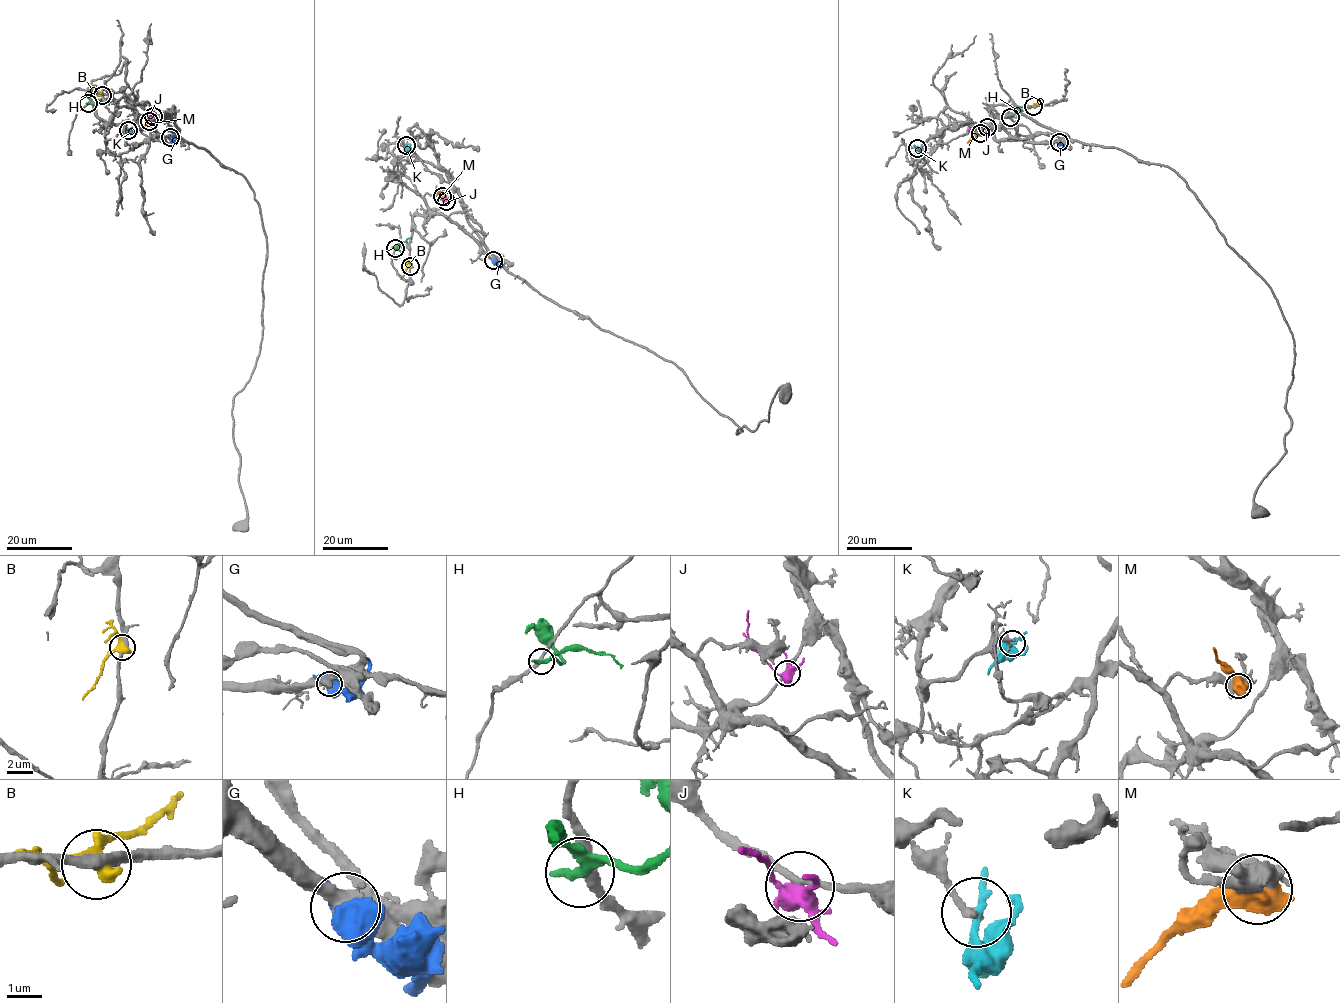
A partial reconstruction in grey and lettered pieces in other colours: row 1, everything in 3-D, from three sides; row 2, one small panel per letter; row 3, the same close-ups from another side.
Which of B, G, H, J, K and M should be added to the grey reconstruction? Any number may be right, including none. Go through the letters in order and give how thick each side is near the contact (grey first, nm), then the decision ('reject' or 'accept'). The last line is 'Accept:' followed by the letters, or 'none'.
B: 320/360 nm | reject
G: 480/460 nm | reject
H: 280/280 nm | reject
J: 190/400 nm | reject
K: 260/190 nm | reject
M: 480/850 nm | reject
Accept: none

